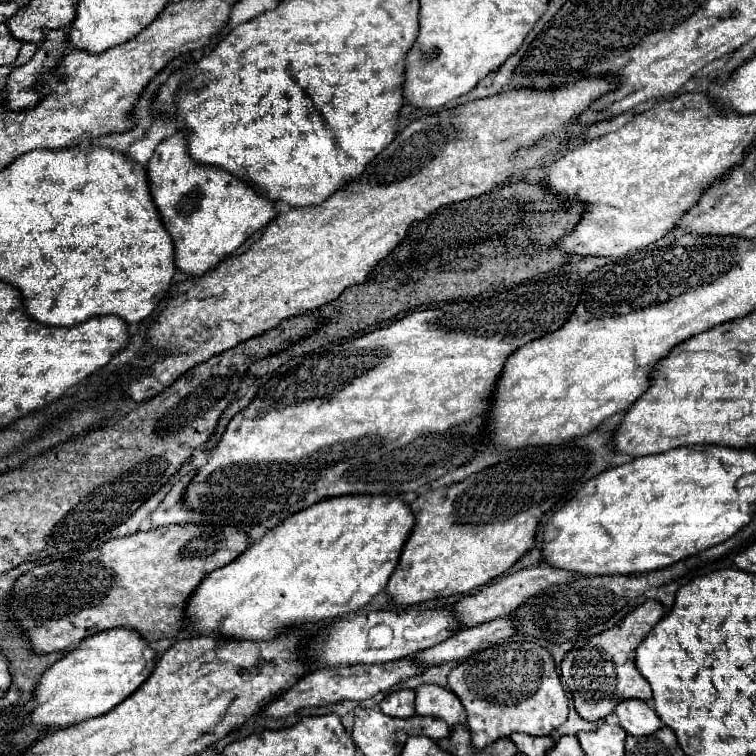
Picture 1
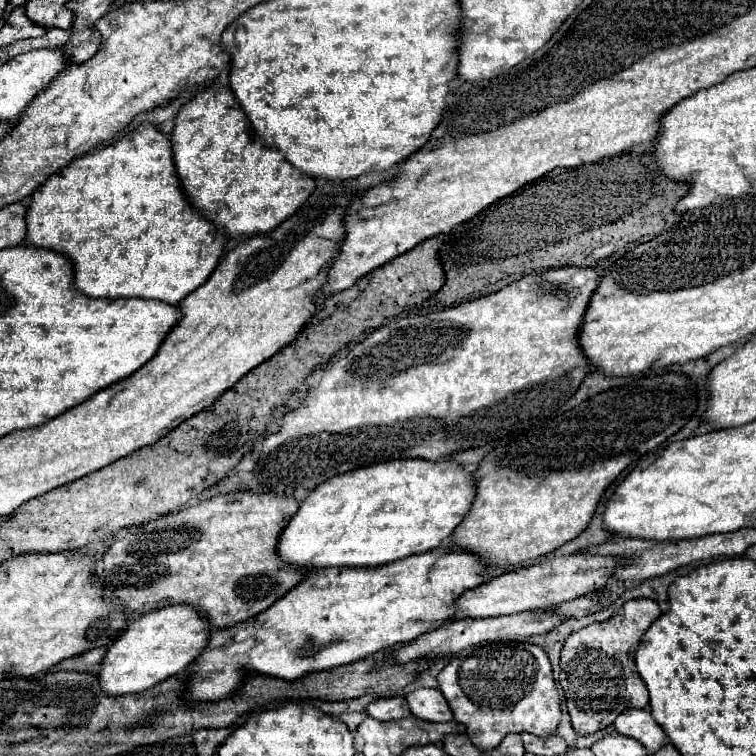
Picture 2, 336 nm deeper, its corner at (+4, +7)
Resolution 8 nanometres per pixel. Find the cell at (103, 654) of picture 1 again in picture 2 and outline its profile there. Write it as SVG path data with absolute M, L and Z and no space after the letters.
M168 606L142 614L106 648L100 664L100 688L108 696L144 692L158 682L182 672L208 642L210 626L190 610L190 606Z

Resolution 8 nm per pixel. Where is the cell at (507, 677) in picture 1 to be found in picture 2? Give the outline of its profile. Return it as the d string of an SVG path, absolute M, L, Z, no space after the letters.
M486 642L466 658L452 658L438 674L438 688L448 700L454 718L464 724L472 744L484 752L494 750L510 732L550 736L560 722L560 696L552 678L548 654L528 642Z

